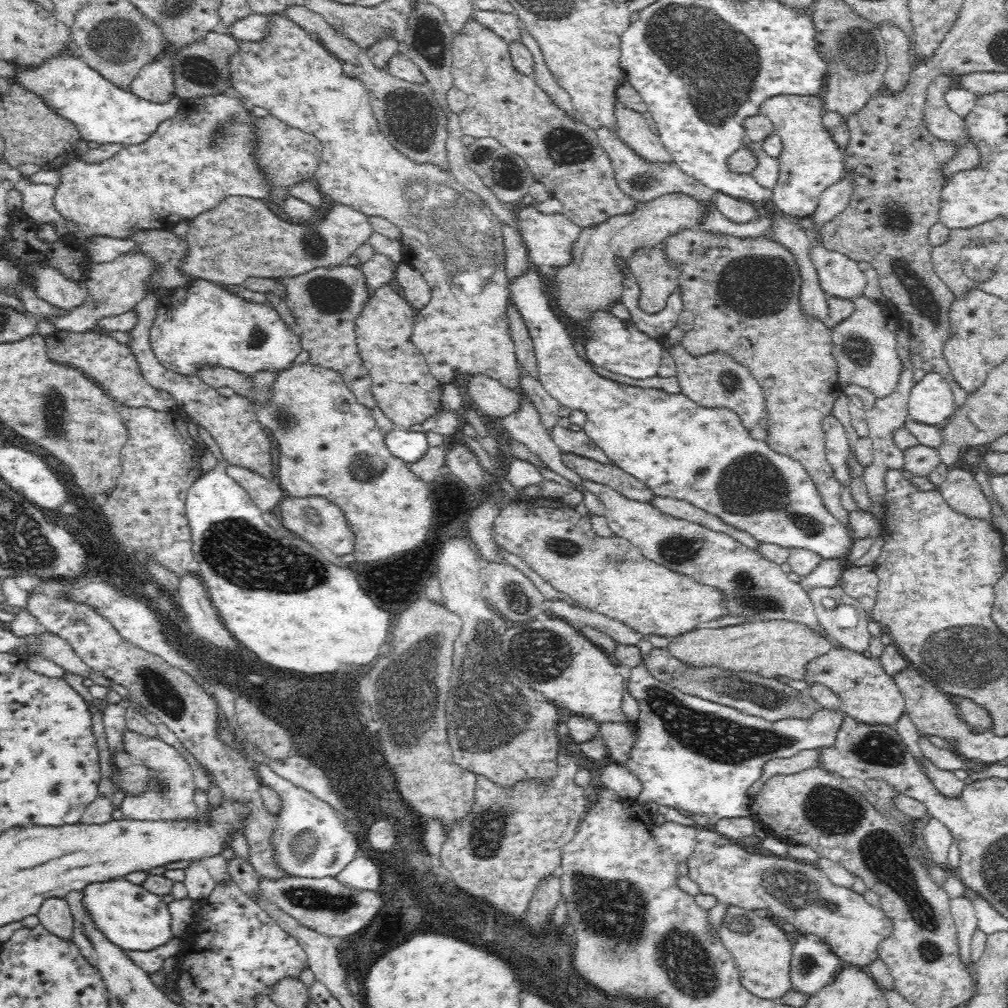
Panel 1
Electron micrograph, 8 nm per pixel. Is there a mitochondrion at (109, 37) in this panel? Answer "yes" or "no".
yes

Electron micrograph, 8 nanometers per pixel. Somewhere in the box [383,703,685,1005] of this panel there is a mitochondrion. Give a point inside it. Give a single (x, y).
(623, 908)

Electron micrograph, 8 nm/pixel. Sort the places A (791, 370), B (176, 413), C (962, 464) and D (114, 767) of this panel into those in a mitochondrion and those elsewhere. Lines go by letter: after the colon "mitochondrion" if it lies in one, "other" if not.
A: other
B: other
C: other
D: other

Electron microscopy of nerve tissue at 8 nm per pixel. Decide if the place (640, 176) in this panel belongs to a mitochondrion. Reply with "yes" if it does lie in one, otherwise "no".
yes

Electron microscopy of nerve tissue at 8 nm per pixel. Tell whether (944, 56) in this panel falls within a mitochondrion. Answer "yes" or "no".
no

